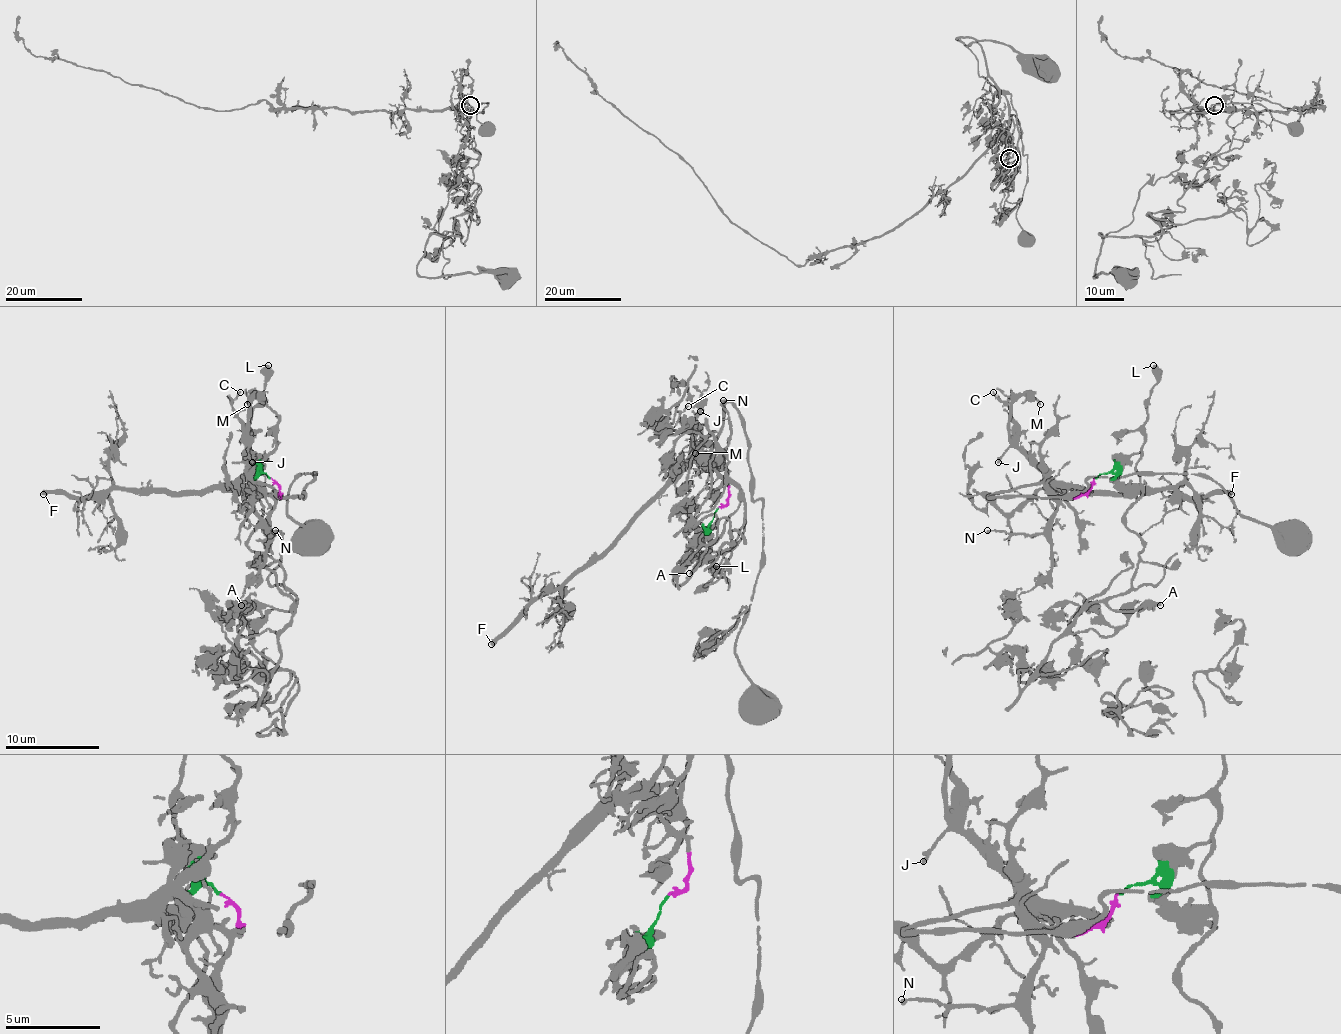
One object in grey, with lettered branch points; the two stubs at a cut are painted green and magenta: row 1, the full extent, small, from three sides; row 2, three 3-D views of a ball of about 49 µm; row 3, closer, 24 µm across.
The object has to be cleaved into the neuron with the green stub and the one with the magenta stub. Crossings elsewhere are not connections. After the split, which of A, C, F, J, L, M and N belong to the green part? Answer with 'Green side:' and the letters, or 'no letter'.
Green side: A, L

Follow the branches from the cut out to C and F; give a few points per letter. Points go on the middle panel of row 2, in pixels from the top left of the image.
C: (719, 508), (729, 496), (726, 482), (703, 458), (696, 435), (679, 418), (689, 406)
F: (719, 508), (729, 496), (726, 482), (705, 461), (693, 461), (625, 529), (559, 586), (542, 590), (491, 645)

